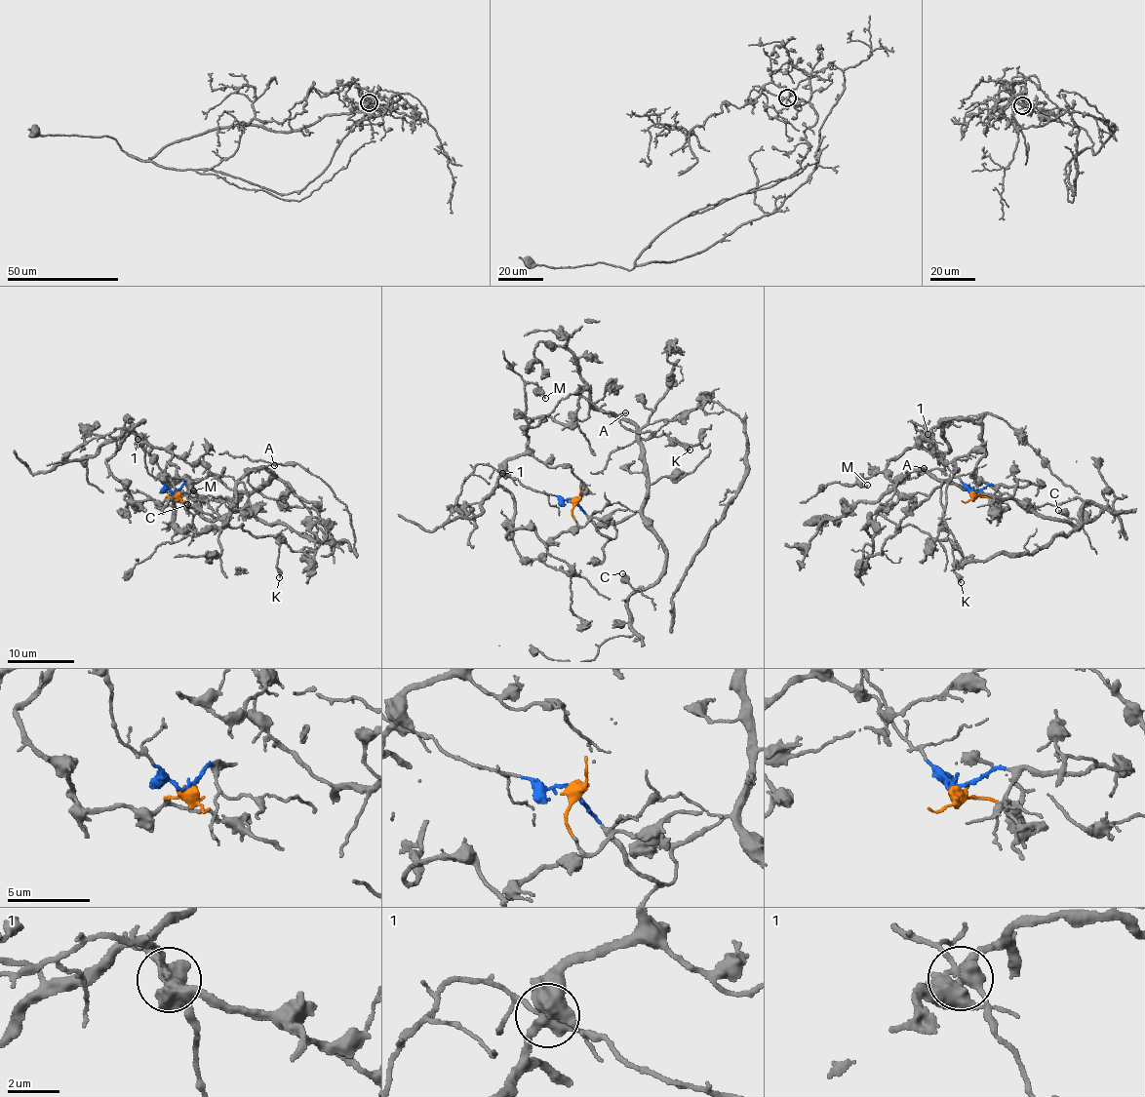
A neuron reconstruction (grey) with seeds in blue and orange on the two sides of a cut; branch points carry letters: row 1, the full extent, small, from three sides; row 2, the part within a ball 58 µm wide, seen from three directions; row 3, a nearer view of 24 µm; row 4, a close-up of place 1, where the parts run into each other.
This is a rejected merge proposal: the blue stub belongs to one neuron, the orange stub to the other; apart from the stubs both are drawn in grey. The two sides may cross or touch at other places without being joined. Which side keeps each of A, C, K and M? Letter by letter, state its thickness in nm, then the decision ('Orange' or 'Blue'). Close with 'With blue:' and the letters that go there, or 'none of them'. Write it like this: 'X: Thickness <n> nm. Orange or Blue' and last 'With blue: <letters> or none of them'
A: Thickness 180 nm. Blue
C: Thickness 550 nm. Blue
K: Thickness 300 nm. Orange
M: Thickness 180 nm. Orange
With blue: A, C

